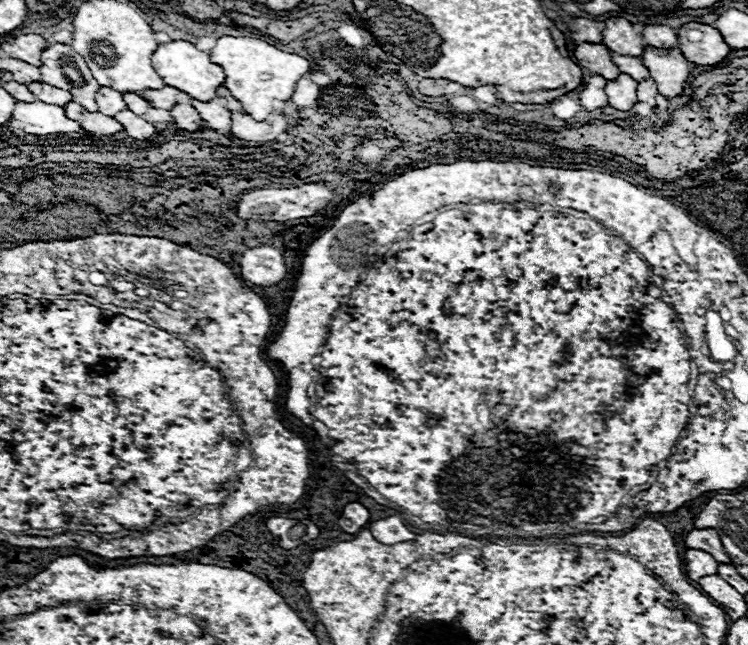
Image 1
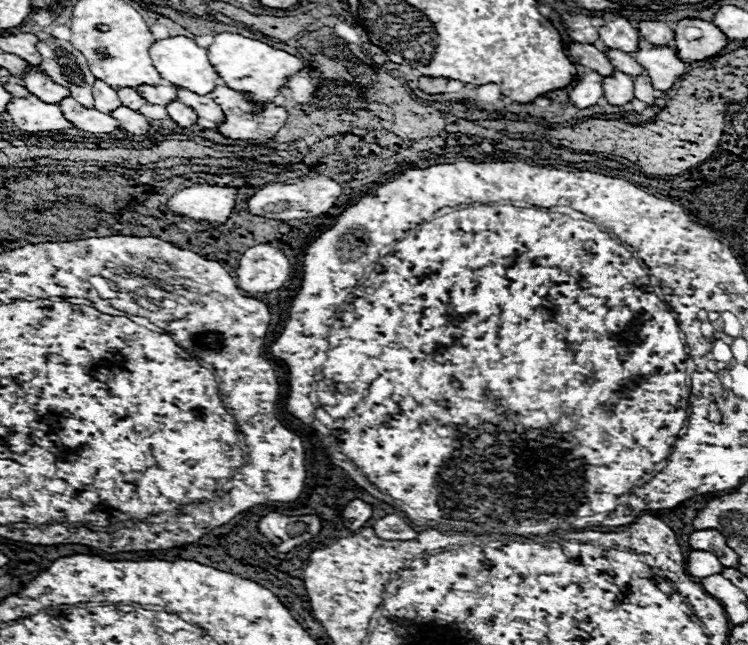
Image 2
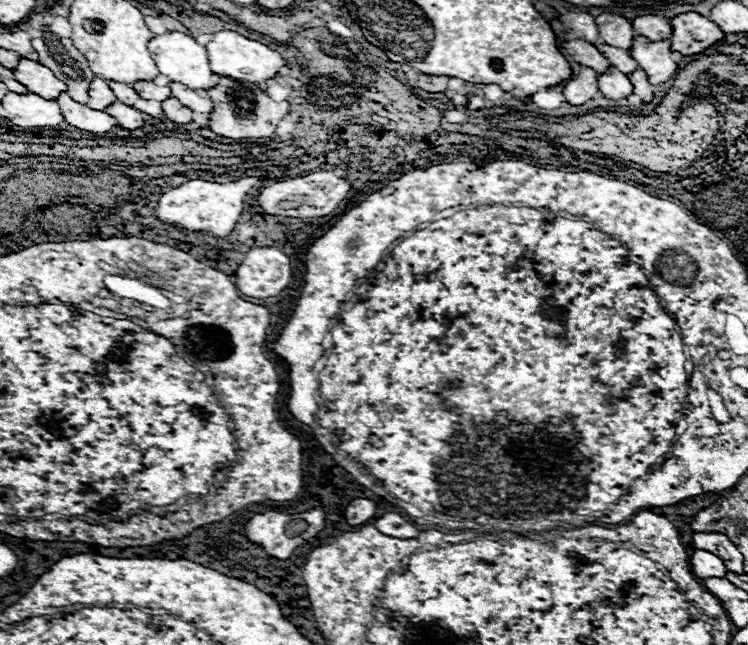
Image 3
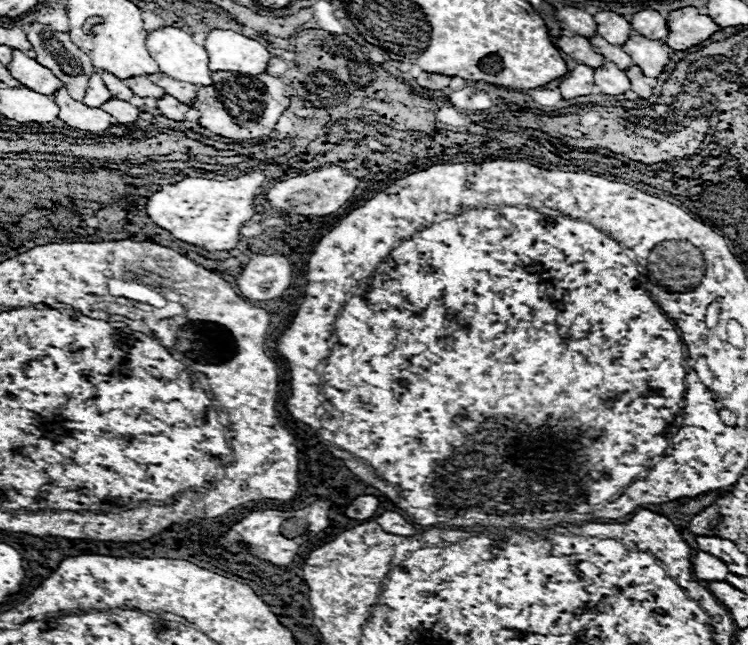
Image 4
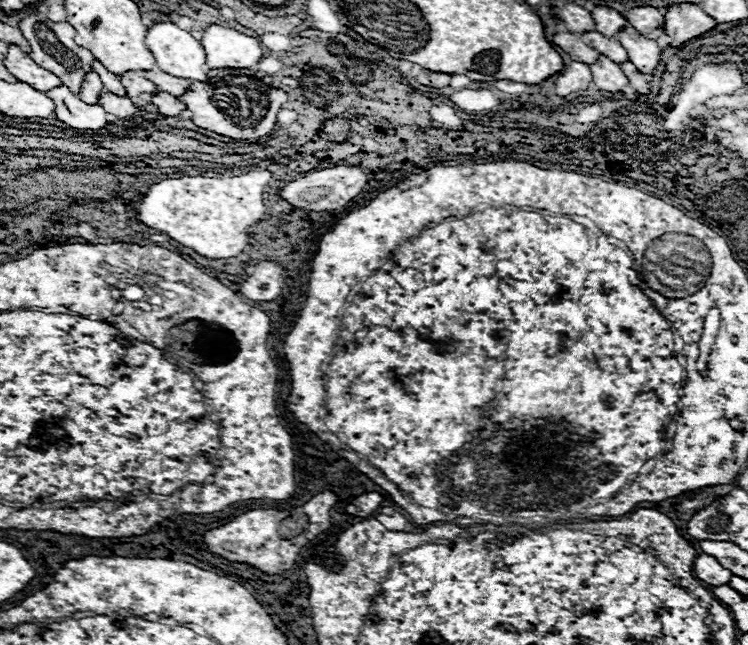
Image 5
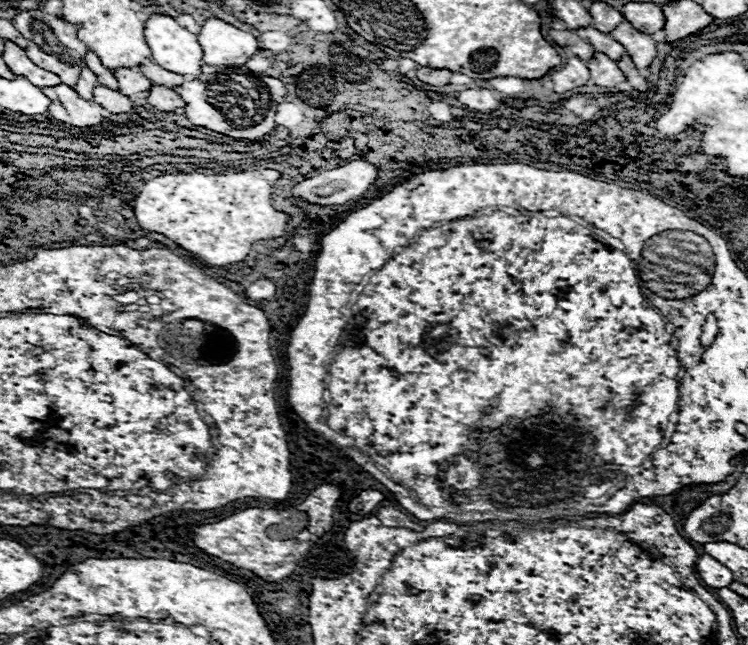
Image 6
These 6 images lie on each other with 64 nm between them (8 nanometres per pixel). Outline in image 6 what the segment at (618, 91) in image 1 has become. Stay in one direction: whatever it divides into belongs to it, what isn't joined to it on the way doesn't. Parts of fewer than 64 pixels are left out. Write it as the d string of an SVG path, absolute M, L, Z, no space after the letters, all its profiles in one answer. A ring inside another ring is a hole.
M596 52L594 58L586 62L586 66L588 66L590 74L592 74L592 84L596 84L596 86L610 88L610 86L616 86L616 84L626 80L626 76L618 68L618 64L614 60L610 60L602 52Z

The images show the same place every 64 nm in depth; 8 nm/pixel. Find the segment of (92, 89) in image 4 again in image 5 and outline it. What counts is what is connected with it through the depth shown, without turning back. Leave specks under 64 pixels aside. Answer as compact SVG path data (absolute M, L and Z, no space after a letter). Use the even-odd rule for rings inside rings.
M94 72L86 74L84 84L82 84L82 92L80 92L82 102L86 102L86 104L98 104L98 98L100 98L102 92L104 92L104 84L102 84L100 76L94 74Z

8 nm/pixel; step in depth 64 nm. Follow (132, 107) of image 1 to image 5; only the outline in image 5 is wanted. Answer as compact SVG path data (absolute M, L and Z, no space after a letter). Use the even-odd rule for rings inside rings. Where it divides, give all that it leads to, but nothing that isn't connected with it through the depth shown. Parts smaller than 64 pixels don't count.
M92 62L92 70L102 78L102 84L106 86L106 90L108 92L112 92L112 94L118 94L118 96L126 96L126 88L122 86L122 82L120 82L120 76L116 76L116 74L112 74L110 70L106 70L100 62Z

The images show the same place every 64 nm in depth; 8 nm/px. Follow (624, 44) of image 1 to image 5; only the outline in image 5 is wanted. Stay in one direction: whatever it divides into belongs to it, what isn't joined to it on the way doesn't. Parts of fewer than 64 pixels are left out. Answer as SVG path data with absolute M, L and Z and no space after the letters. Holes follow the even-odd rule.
M606 6L594 8L592 18L596 22L596 30L602 36L608 36L608 38L616 38L618 32L628 24L628 20L620 12L616 12L612 8L606 8Z

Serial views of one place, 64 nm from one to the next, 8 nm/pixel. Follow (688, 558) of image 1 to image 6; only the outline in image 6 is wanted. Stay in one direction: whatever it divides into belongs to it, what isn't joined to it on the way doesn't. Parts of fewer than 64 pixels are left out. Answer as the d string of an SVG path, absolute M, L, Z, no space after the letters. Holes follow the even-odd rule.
M704 554L698 558L696 562L696 572L698 576L712 588L718 588L718 586L728 586L732 582L732 572L722 566L716 558Z

